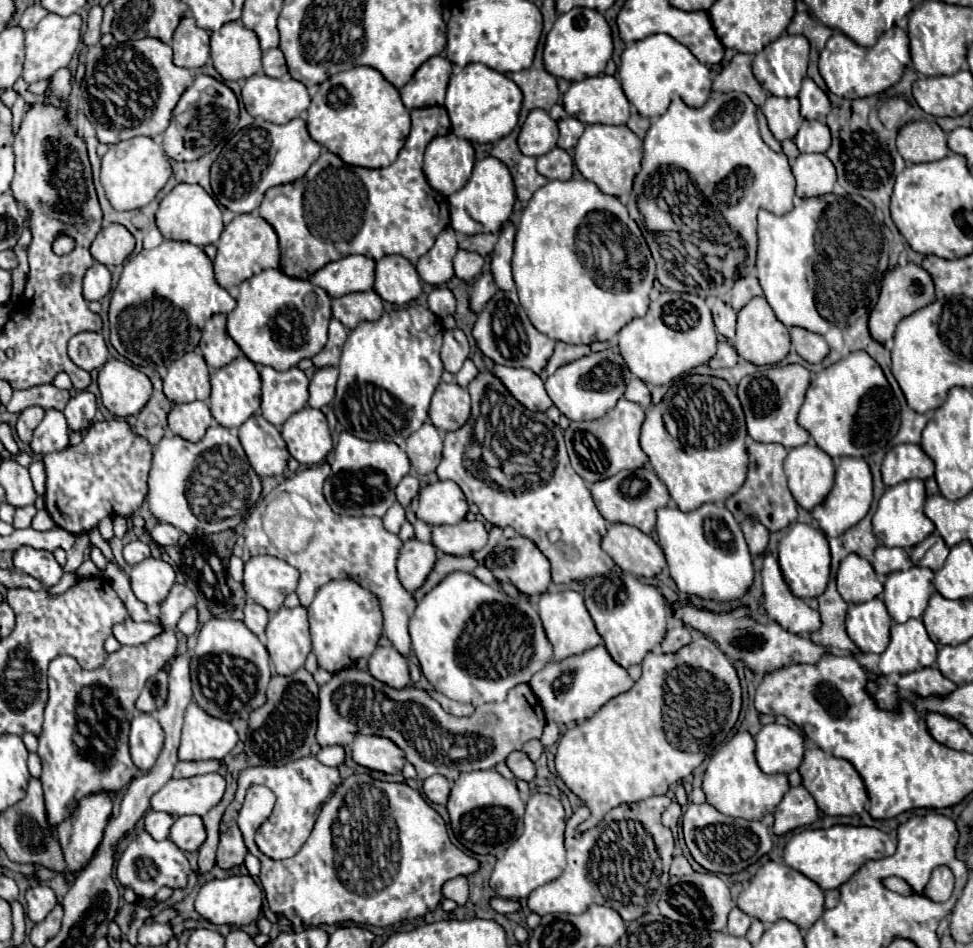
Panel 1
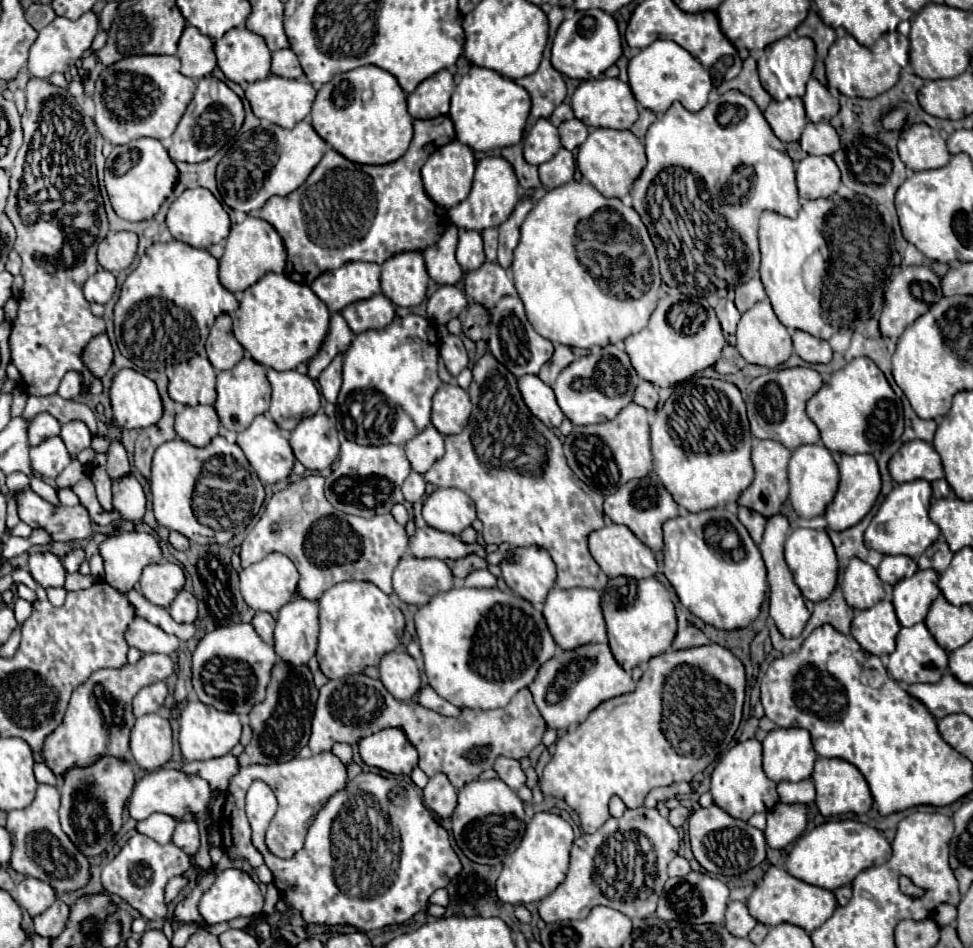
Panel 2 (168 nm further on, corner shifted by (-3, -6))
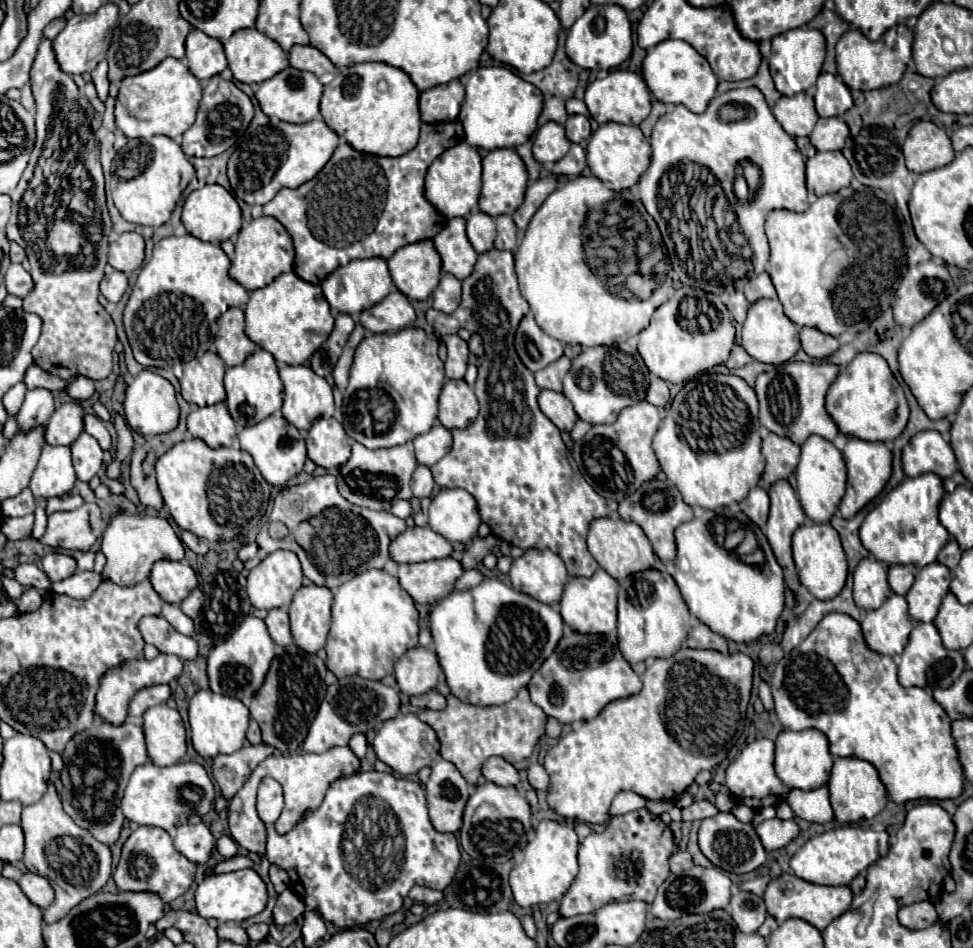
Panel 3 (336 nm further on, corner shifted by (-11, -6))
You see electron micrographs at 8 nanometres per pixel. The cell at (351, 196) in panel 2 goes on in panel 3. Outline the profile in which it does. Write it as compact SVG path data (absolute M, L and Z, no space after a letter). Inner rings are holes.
M458 120L444 124L422 124L416 148L400 158L380 158L372 154L362 154L354 150L344 138L340 138L336 152L312 180L304 182L300 188L294 190L282 188L268 204L264 204L264 214L274 216L290 232L296 248L294 272L310 284L320 284L330 272L334 272L338 266L346 266L352 260L372 256L390 258L398 248L406 244L434 238L446 226L446 218L440 216L438 210L426 200L424 174L428 166L446 150L444 140L446 148L464 140L464 130Z

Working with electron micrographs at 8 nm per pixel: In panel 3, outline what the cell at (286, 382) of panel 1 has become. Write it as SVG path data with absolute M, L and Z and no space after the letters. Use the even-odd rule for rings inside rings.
M282 366L280 378L284 384L282 414L298 430L308 432L314 420L334 414L332 386L308 366Z

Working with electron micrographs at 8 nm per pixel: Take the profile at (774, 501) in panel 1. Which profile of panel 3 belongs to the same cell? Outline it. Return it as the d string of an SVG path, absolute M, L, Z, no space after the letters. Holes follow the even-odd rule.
M766 432L762 438L762 454L766 458L764 480L766 488L770 488L770 484L778 478L790 478L800 458L800 446L794 444L790 438Z

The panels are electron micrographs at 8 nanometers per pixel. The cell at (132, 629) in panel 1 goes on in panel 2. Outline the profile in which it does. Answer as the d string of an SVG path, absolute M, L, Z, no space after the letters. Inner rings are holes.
M134 618L126 630L128 646L138 648L142 654L162 652L174 654L180 648L180 640L172 634L166 634L162 628L146 622L144 618Z

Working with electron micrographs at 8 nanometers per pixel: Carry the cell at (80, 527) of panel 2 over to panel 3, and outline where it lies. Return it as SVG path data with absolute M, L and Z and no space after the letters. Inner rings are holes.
M82 504L72 512L54 512L48 516L48 528L40 542L86 552L102 536L104 528L106 522L100 516L100 508L96 504Z

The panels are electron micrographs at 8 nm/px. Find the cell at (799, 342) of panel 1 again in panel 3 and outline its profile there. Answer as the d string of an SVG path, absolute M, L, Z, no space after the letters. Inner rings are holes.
M802 328L800 330L800 342L802 342L802 350L816 360L824 360L828 358L832 352L838 350L838 340L830 334L822 334L816 328Z

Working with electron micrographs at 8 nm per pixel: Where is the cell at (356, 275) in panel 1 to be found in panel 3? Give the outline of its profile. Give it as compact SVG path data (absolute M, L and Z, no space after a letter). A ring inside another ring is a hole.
M364 258L364 260L352 260L348 266L340 266L338 270L334 270L324 282L322 282L322 290L324 296L328 298L332 310L342 312L342 314L350 314L352 318L356 318L362 310L368 310L370 306L378 304L382 298L386 298L386 294L392 292L392 278L386 266L384 258Z

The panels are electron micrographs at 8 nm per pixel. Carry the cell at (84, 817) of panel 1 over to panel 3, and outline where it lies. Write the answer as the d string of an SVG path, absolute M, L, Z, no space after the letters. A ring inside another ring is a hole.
M96 720L88 730L76 734L66 744L62 758L64 758L62 768L64 812L70 814L70 818L78 826L88 828L94 838L112 846L118 840L120 828L124 824L120 800L124 796L128 778L136 770L136 766L148 760L144 744L144 726L132 722L114 726L110 722Z

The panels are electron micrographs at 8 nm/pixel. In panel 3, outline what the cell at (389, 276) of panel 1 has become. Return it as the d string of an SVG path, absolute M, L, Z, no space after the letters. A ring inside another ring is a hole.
M432 240L402 246L388 260L392 280L410 300L426 300L440 282L442 260Z

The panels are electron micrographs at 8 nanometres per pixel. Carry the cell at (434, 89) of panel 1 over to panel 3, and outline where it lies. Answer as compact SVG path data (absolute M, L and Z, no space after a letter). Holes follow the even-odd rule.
M460 80L434 86L420 94L420 114L422 122L438 124L458 118L460 104L464 100L464 86Z

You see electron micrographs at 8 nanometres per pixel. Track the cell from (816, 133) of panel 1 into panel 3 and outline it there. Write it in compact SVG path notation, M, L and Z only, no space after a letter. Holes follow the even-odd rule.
M820 118L810 134L816 150L842 150L848 138L848 126L840 118Z

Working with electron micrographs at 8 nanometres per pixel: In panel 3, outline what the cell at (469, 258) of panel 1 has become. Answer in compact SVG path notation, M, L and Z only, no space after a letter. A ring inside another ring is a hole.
M476 210L466 218L466 224L468 224L468 240L472 242L472 246L478 254L482 254L494 246L494 238L496 238L494 218Z

